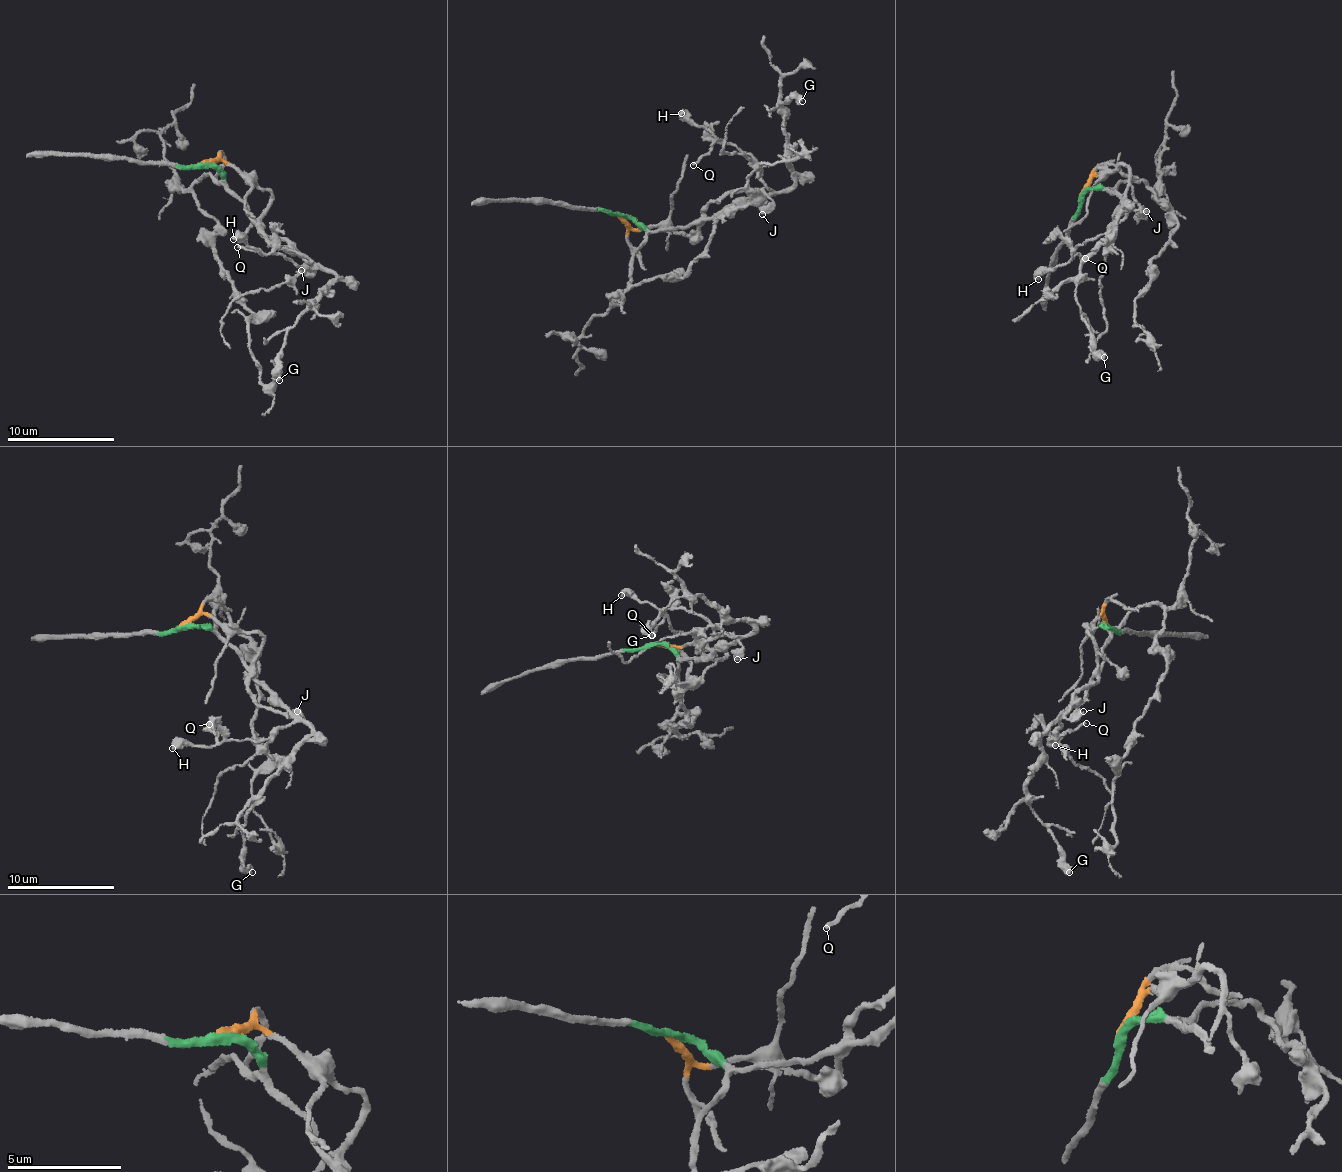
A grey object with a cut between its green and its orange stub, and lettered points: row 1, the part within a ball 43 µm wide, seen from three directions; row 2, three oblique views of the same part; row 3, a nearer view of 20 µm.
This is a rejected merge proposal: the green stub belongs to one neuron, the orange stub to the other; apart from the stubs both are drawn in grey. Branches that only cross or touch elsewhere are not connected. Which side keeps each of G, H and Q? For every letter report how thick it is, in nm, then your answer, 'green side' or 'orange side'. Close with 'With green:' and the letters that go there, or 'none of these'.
G: 480 nm | green side
H: 550 nm | green side
Q: 180 nm | green side
With green: G, H, Q

